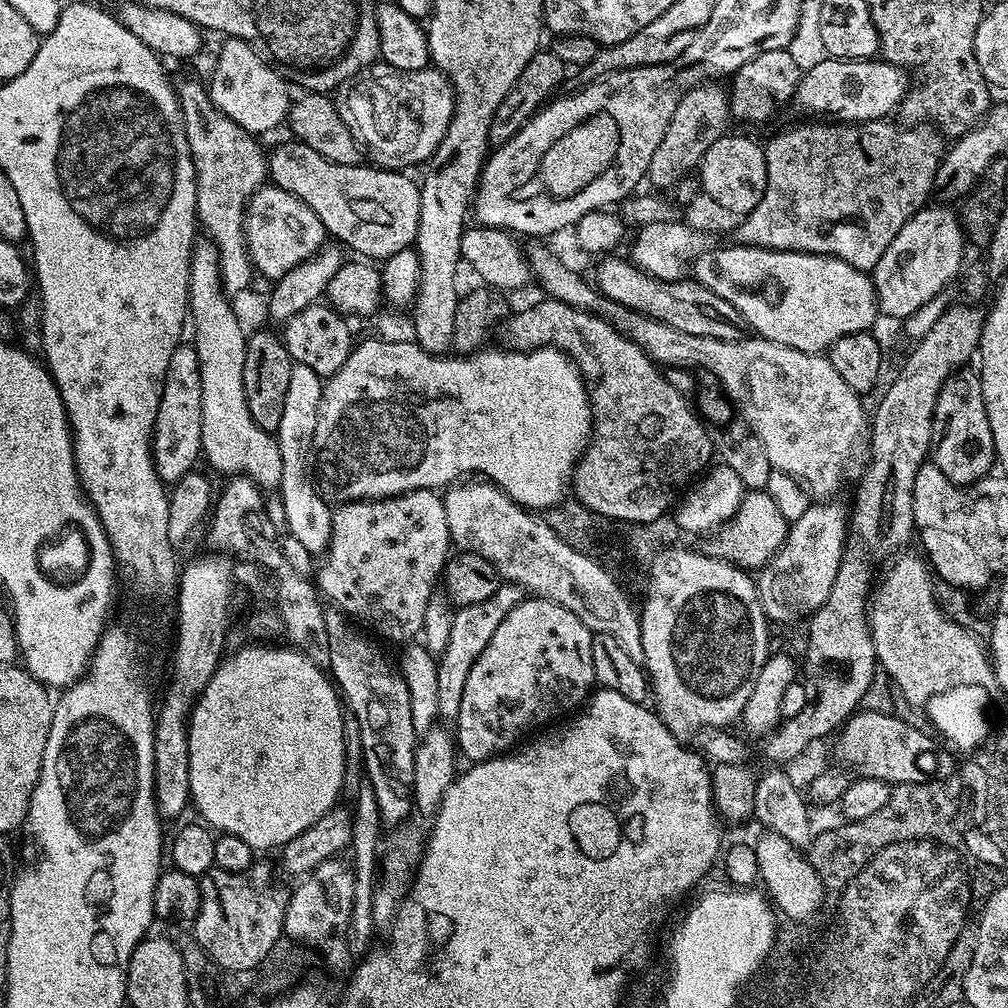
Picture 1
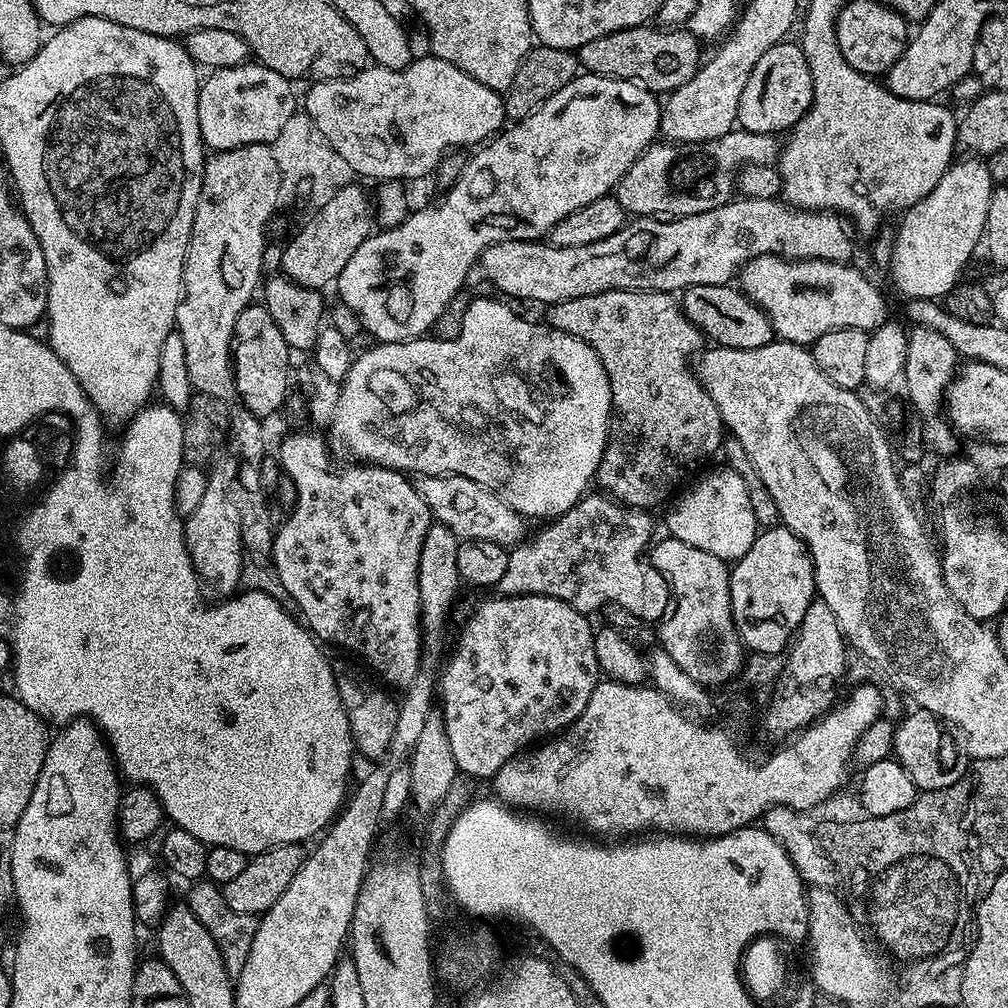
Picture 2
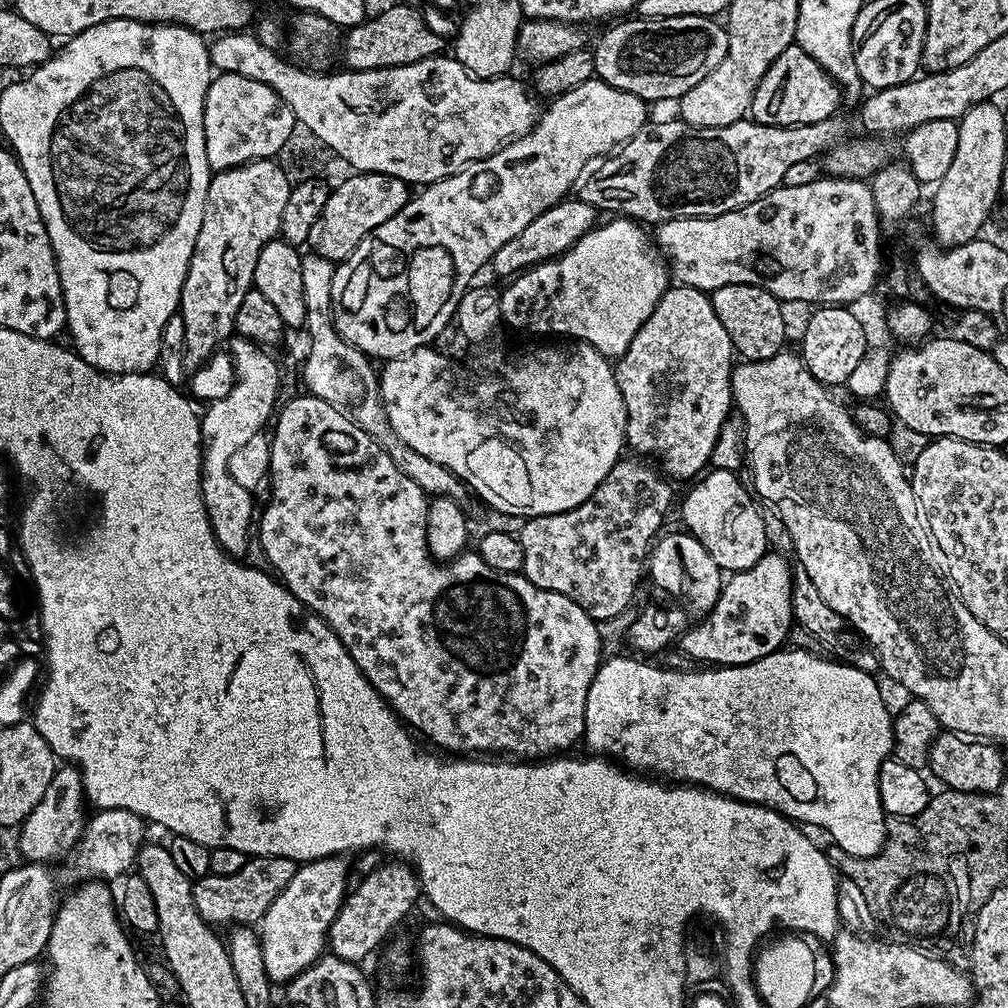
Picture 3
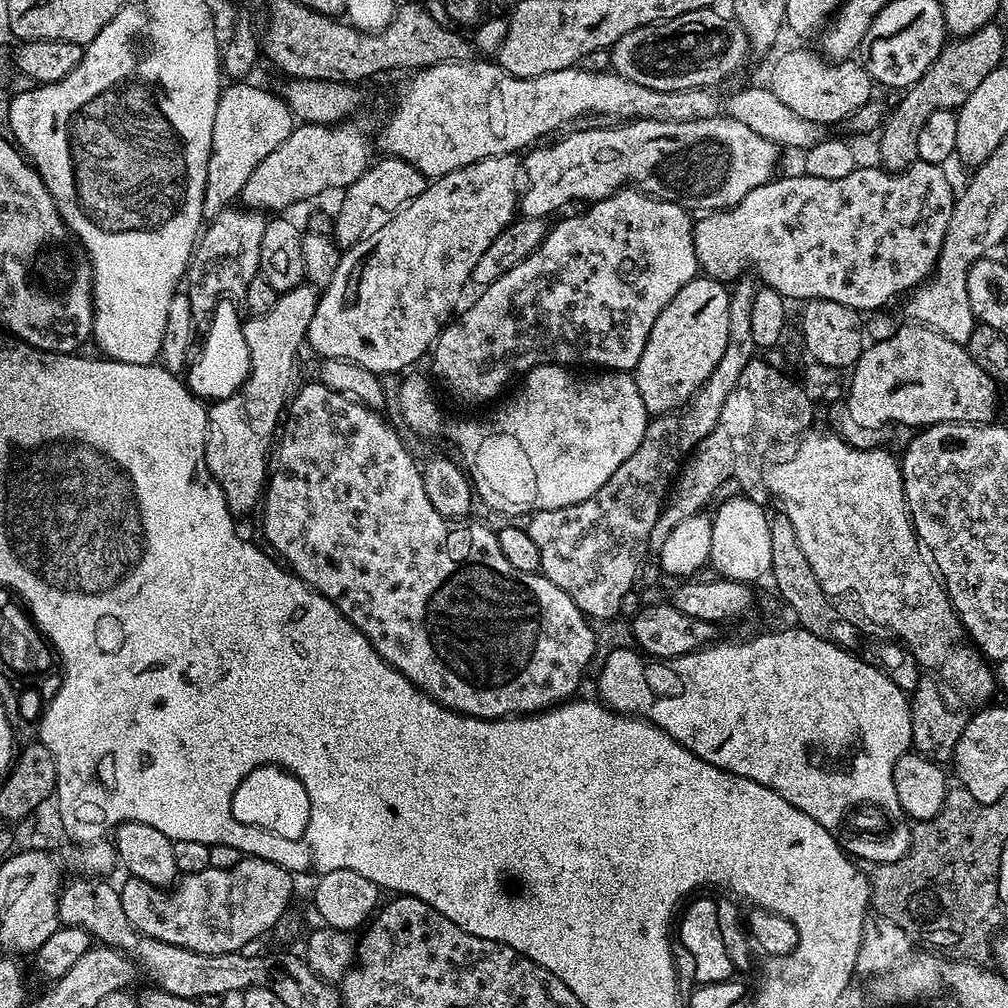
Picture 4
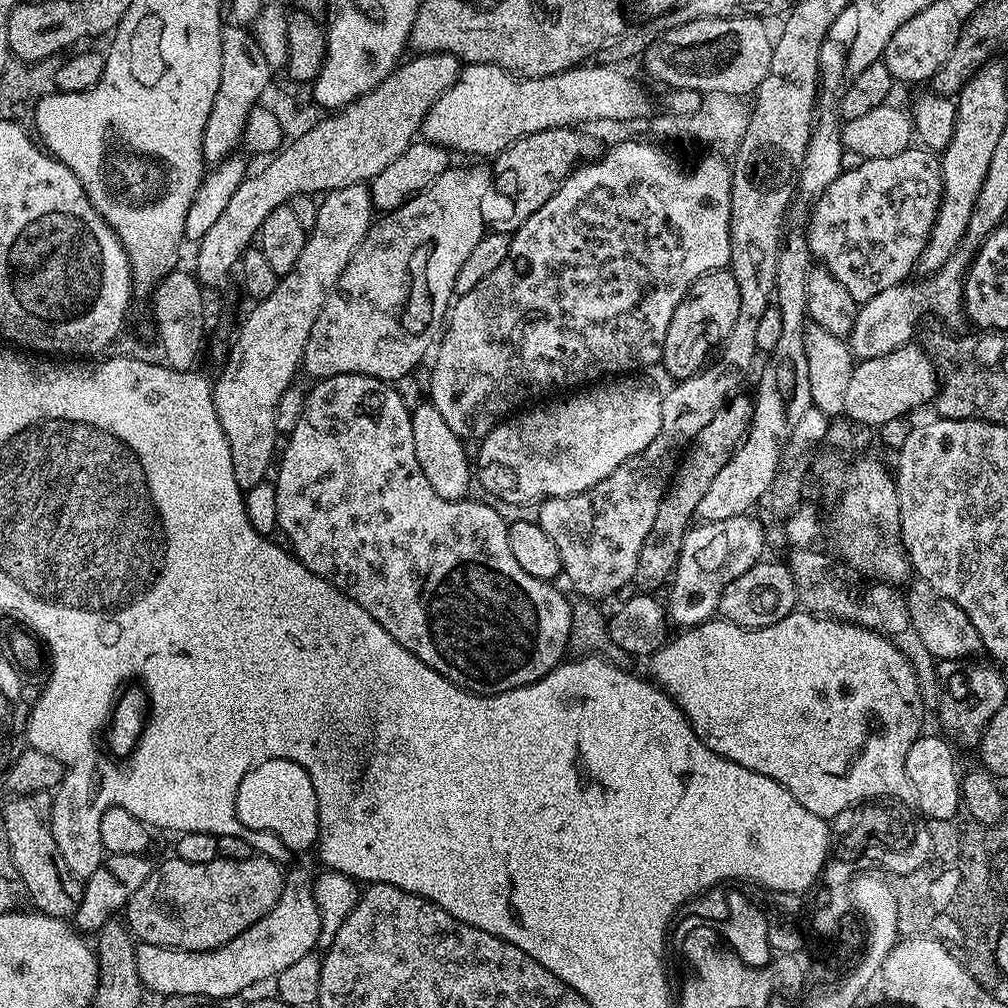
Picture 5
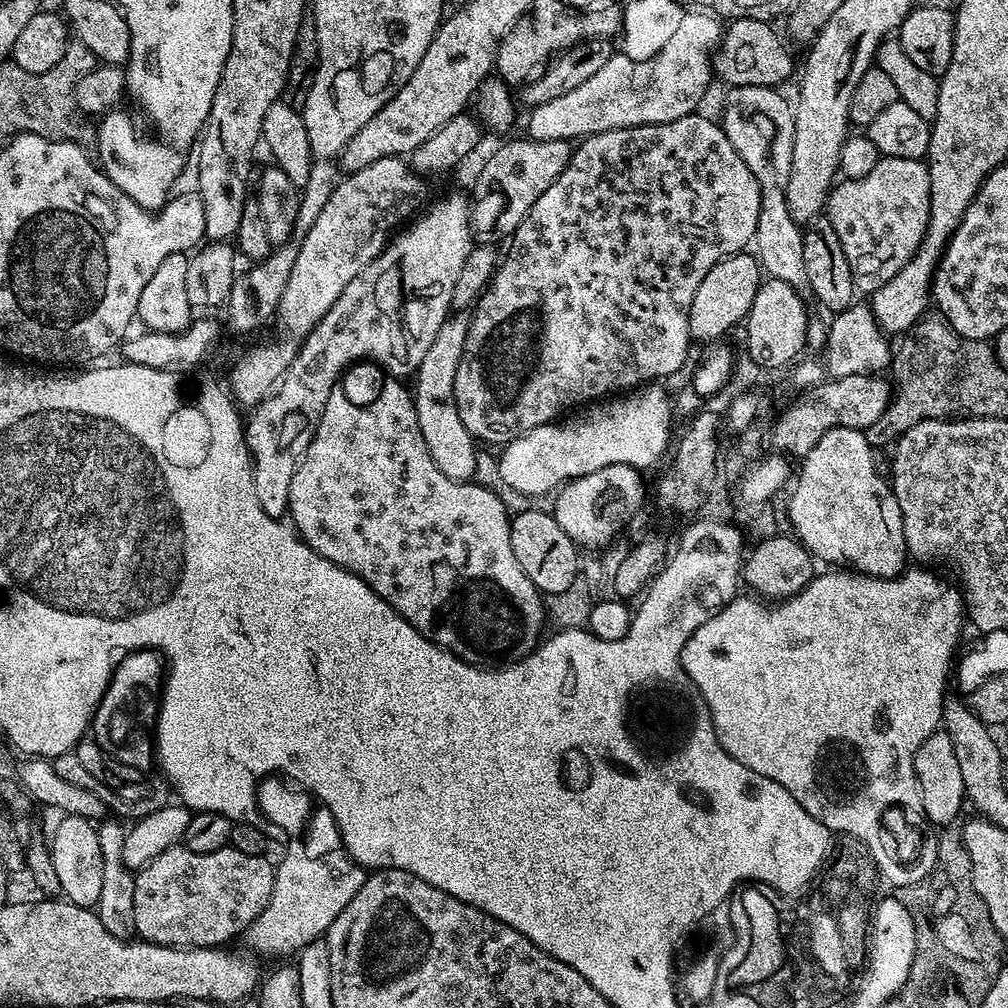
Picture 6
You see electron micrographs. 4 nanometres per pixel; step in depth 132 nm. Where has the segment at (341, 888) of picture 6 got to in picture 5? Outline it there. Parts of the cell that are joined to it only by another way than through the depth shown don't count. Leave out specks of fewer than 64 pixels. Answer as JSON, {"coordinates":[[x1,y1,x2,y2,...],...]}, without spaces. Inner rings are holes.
{"coordinates":[[296,868,284,877,282,894,274,906,272,912,268,912,254,926,242,930,238,938,230,938,222,946,214,950,202,950,201,952,187,952,177,948,166,946,154,946,153,944,136,944,136,962,138,964,138,978,143,982,149,993,157,992,160,996,205,996,208,1000,228,1000,263,980,271,981,280,976,286,966,298,962,298,958,306,958,313,955,320,936,319,910,315,902,315,890,313,888,313,873,308,873,304,868]]}

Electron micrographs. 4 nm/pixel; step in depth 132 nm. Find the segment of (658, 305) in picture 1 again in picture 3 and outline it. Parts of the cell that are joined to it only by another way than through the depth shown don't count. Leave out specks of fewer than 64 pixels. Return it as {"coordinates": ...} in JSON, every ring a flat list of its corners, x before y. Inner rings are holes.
{"coordinates":[[731,284,715,288,710,295,718,322,726,326,733,349,739,355,741,352,744,360,765,360,785,347,784,339,788,336,788,324,784,321,785,305,777,296,770,294,770,290,753,284]]}

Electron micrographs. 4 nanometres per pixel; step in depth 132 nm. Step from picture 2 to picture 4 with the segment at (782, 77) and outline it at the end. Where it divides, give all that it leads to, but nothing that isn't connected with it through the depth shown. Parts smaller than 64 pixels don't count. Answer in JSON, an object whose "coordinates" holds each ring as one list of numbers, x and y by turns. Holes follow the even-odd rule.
{"coordinates":[[792,48,789,52,784,52,772,64,772,81,770,87,774,98,778,98,794,114,799,114,801,118,810,118,810,122,818,122,825,126,836,124,839,120,847,121,853,116,862,105,869,103,873,99,872,88,874,81,869,76,863,63,852,60,844,60,841,64,831,64,828,60,823,60,816,52,807,52,804,48]]}

